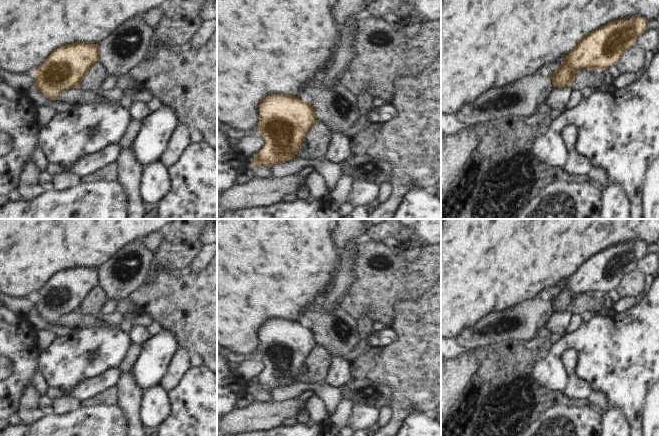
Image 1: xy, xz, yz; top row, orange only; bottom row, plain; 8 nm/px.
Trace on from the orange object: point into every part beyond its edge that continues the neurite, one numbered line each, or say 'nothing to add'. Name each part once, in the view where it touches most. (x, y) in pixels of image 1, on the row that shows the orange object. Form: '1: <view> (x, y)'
nothing to add

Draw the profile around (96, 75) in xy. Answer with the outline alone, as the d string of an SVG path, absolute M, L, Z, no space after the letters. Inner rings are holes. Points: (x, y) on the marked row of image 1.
M101 61L96 62L83 77L80 87L86 90L99 90L105 78L109 75Z

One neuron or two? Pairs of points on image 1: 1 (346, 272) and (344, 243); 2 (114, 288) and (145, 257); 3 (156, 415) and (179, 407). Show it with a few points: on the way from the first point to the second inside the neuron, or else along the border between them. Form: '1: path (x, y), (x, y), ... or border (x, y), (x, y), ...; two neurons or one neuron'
1: border (357, 242), (344, 252), (339, 273); two neurons
2: path (124, 284), (134, 279), (143, 267); one neuron
3: border (170, 392), (171, 413), (161, 425); two neurons

